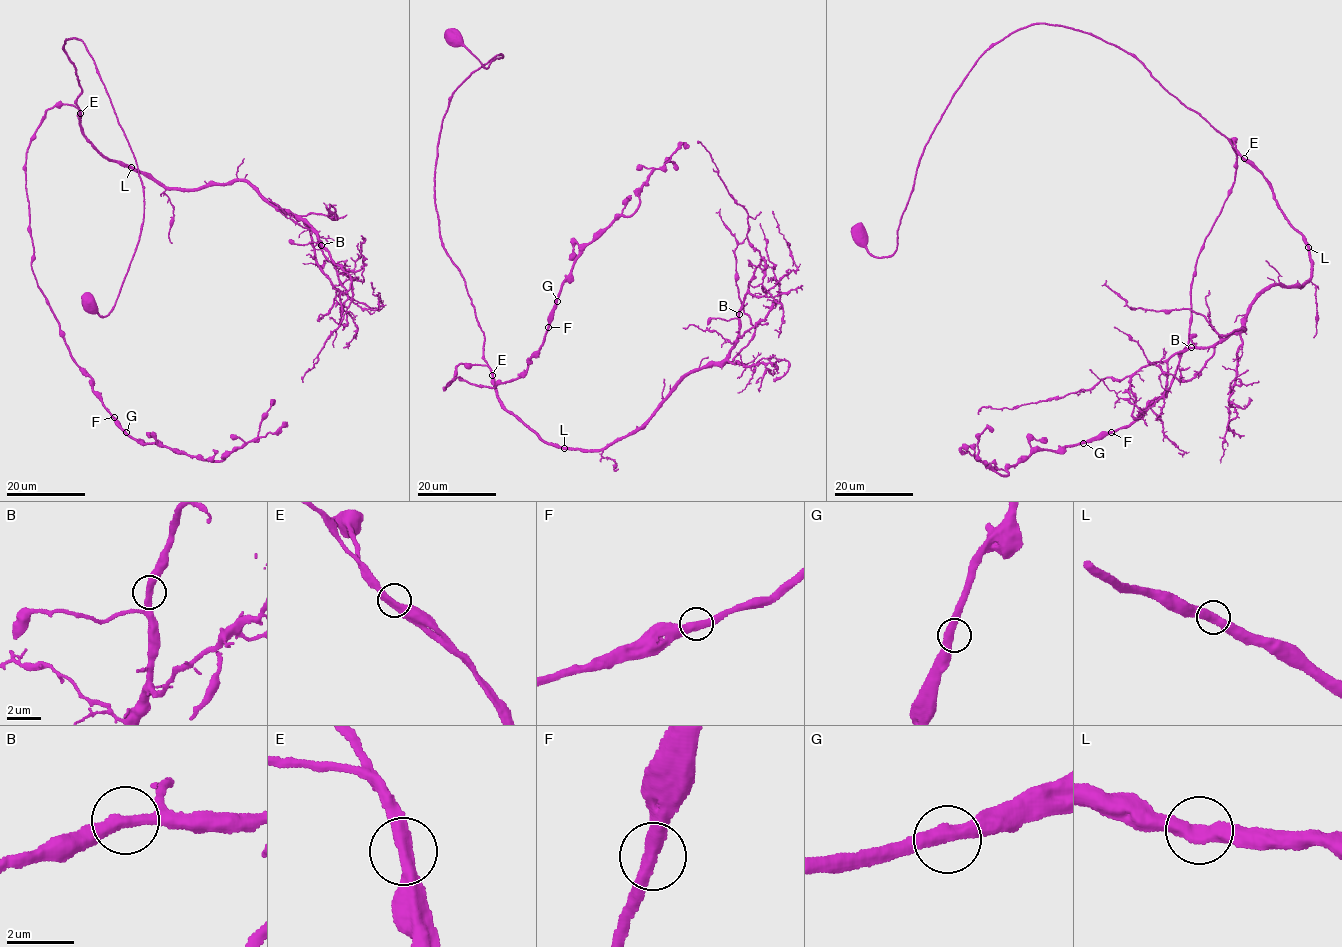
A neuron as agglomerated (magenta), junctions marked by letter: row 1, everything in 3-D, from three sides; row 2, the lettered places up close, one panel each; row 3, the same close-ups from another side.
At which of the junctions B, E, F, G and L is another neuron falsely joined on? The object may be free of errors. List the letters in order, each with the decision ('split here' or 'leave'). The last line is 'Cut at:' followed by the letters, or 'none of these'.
B: leave
E: leave
F: leave
G: leave
L: leave
Cut at: none of these

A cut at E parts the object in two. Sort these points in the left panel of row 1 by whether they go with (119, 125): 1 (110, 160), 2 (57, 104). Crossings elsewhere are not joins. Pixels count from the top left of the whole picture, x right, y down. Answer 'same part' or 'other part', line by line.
1: other part
2: other part

